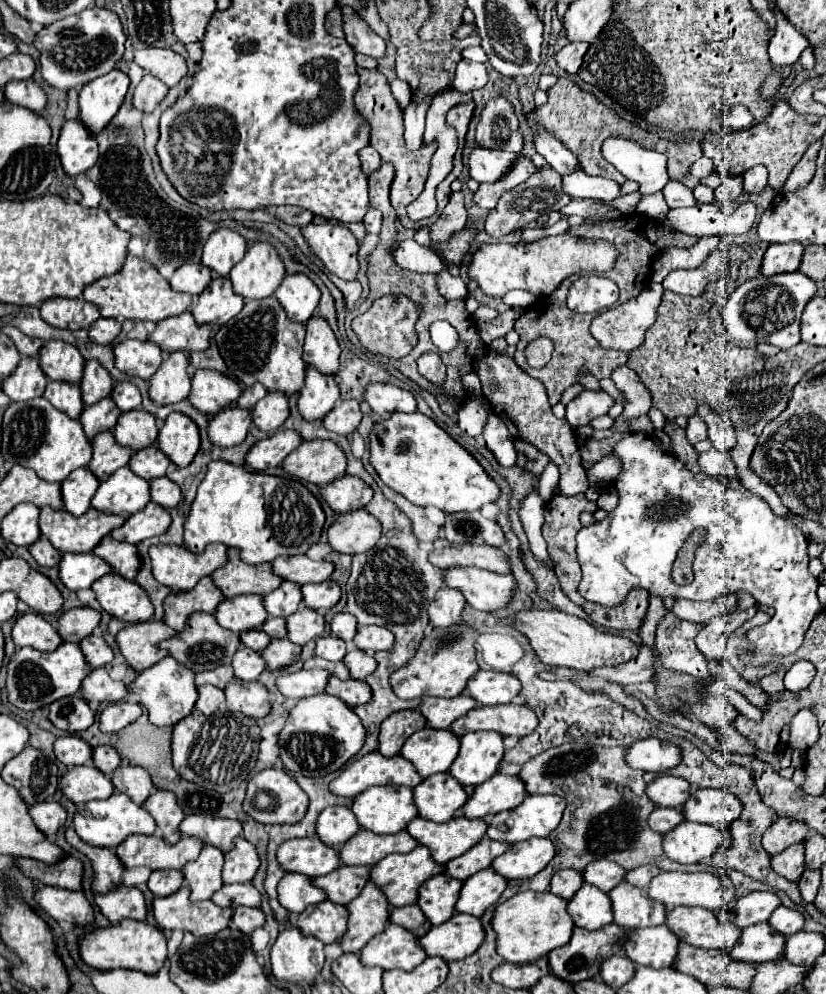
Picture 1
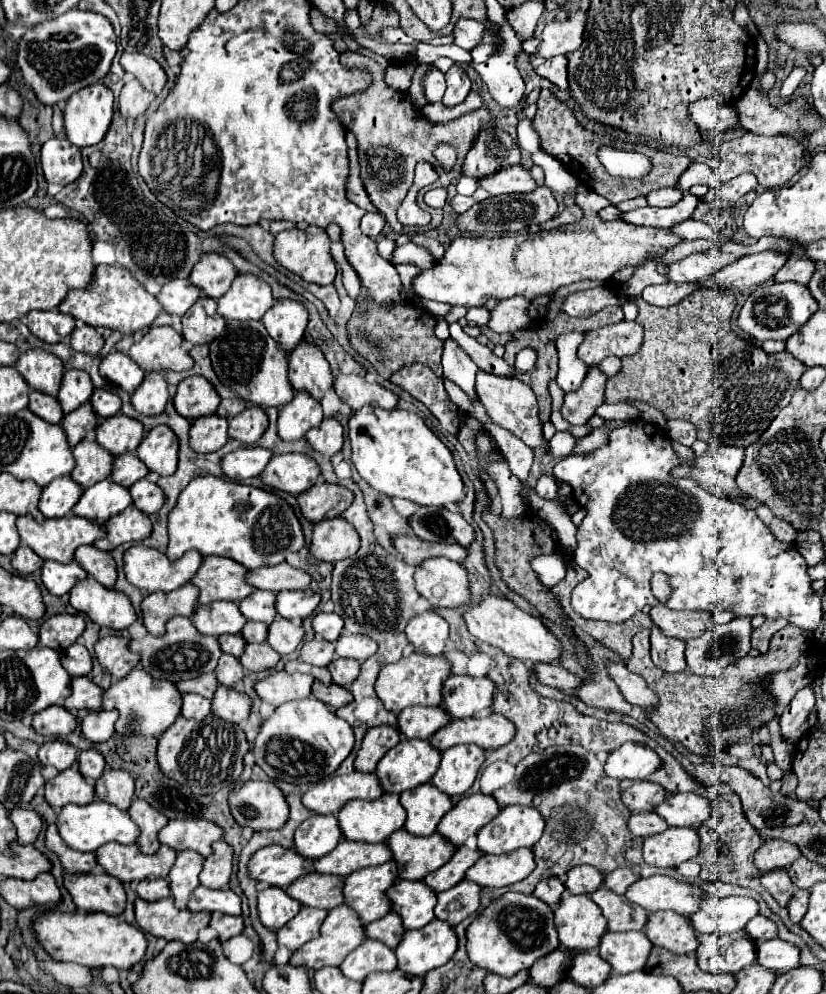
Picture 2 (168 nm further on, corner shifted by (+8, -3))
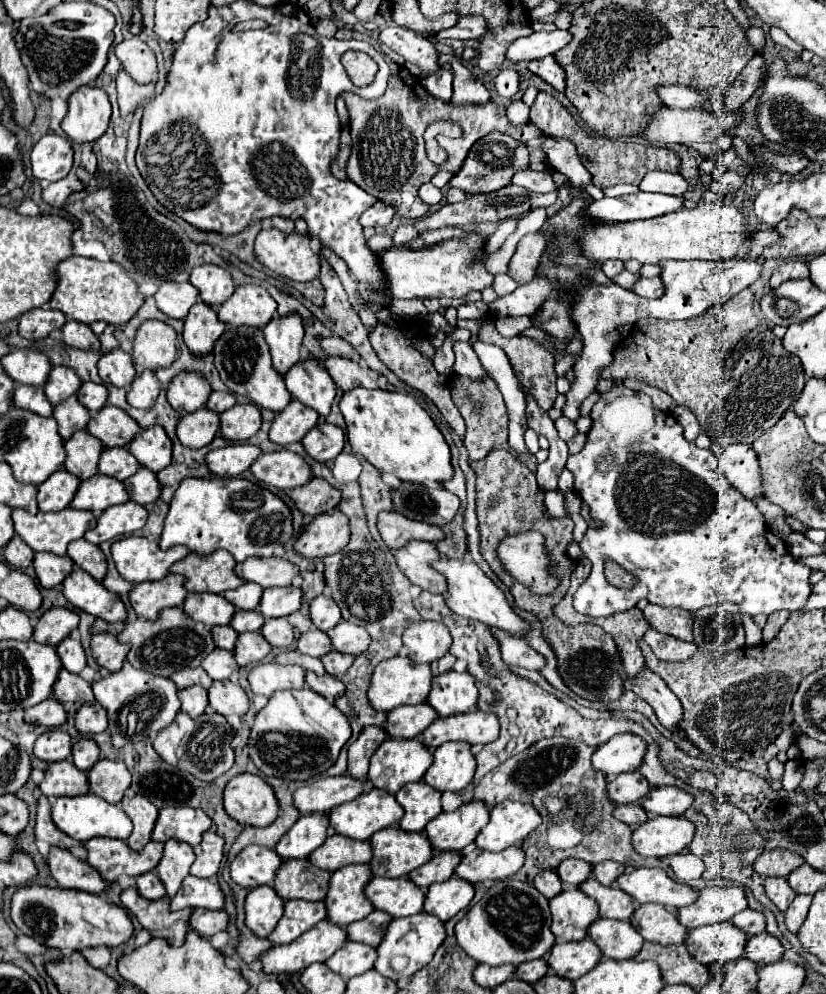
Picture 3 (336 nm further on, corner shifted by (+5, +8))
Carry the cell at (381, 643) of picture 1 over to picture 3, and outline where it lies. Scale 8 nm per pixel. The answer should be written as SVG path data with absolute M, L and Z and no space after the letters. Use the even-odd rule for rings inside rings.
M339 622L327 634L329 634L331 644L337 652L353 654L353 656L361 654L371 642L371 636L367 634L367 630L357 624L351 624L351 622Z

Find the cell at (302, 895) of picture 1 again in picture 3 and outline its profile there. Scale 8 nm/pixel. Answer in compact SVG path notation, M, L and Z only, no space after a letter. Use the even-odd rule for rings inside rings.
M257 886L245 898L245 926L259 938L273 932L281 918L285 900L275 894L271 886Z

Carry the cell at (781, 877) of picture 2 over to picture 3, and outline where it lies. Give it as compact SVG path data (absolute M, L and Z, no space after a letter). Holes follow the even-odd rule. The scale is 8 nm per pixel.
M765 878L765 894L781 912L785 912L795 898L785 878Z

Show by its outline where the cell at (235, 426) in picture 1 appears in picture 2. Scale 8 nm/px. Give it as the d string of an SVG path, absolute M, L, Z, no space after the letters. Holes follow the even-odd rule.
M218 415L198 417L190 427L190 447L198 453L218 451L228 443L228 419Z

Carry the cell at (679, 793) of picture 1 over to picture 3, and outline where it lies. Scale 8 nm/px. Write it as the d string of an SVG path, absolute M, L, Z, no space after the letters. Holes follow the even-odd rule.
M629 772L629 774L619 774L607 780L605 794L613 804L631 804L639 802L649 792L647 780L639 772Z

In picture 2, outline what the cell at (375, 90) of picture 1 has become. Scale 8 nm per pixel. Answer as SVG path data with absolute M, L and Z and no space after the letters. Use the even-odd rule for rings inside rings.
M347 51L340 55L340 62L348 69L365 67L372 75L372 83L370 87L366 87L362 93L354 93L334 102L332 108L338 119L342 121L342 125L352 131L358 139L358 155L360 155L360 167L362 167L362 179L366 185L366 191L374 203L374 207L384 213L388 225L392 227L392 231L402 233L404 225L396 219L396 209L398 205L404 201L408 189L412 187L414 181L414 167L418 161L428 161L434 165L434 169L440 175L439 180L434 184L425 187L417 196L417 203L421 208L428 211L431 215L431 221L426 229L434 229L440 225L443 218L443 210L431 208L426 205L423 200L424 194L430 189L441 187L443 184L450 184L454 177L458 177L462 171L462 166L472 145L472 139L476 137L476 133L488 123L490 113L480 107L468 115L462 115L460 119L454 119L446 125L432 125L428 123L422 113L408 101L406 93L400 93L392 87L388 87L384 83L384 69L369 57L365 57L359 53ZM440 143L448 143L456 149L456 165L452 167L452 171L444 171L440 167L440 163L434 157L434 149Z

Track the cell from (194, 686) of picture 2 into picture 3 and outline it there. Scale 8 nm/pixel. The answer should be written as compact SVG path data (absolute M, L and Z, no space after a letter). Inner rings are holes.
M199 666L199 668L183 668L183 670L177 670L169 676L175 686L181 690L181 688L189 688L189 686L203 686L203 688L209 688L213 684L213 680L205 674L205 670Z

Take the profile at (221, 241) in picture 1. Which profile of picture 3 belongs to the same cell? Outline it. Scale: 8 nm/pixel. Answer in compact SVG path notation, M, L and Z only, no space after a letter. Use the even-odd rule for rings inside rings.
M213 264L197 266L191 272L189 282L199 290L201 300L211 308L219 308L235 290L231 274Z

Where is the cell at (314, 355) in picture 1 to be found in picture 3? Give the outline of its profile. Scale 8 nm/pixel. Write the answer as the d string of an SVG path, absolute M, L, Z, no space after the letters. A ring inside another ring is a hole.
M301 360L285 376L285 386L293 400L313 408L319 418L325 420L335 398L335 382L321 366L321 362Z

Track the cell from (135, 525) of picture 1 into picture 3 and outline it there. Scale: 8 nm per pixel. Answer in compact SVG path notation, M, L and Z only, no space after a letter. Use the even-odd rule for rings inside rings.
M125 502L119 506L107 508L101 518L97 520L97 526L85 534L85 538L91 544L101 544L105 540L111 540L121 534L129 534L133 530L139 530L147 522L147 510L141 504Z

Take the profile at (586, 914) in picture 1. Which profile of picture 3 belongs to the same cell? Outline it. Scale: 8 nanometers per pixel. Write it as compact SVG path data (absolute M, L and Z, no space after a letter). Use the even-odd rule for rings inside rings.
M563 890L549 900L551 908L551 932L557 940L585 940L587 926L599 918L597 902L585 896L581 890Z

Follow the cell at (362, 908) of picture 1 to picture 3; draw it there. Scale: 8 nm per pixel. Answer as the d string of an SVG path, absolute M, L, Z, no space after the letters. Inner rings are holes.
M321 920L295 942L265 950L259 956L261 970L275 976L297 974L315 962L325 962L331 958L331 954L345 944L345 938L347 934L343 928L333 926L329 920Z

